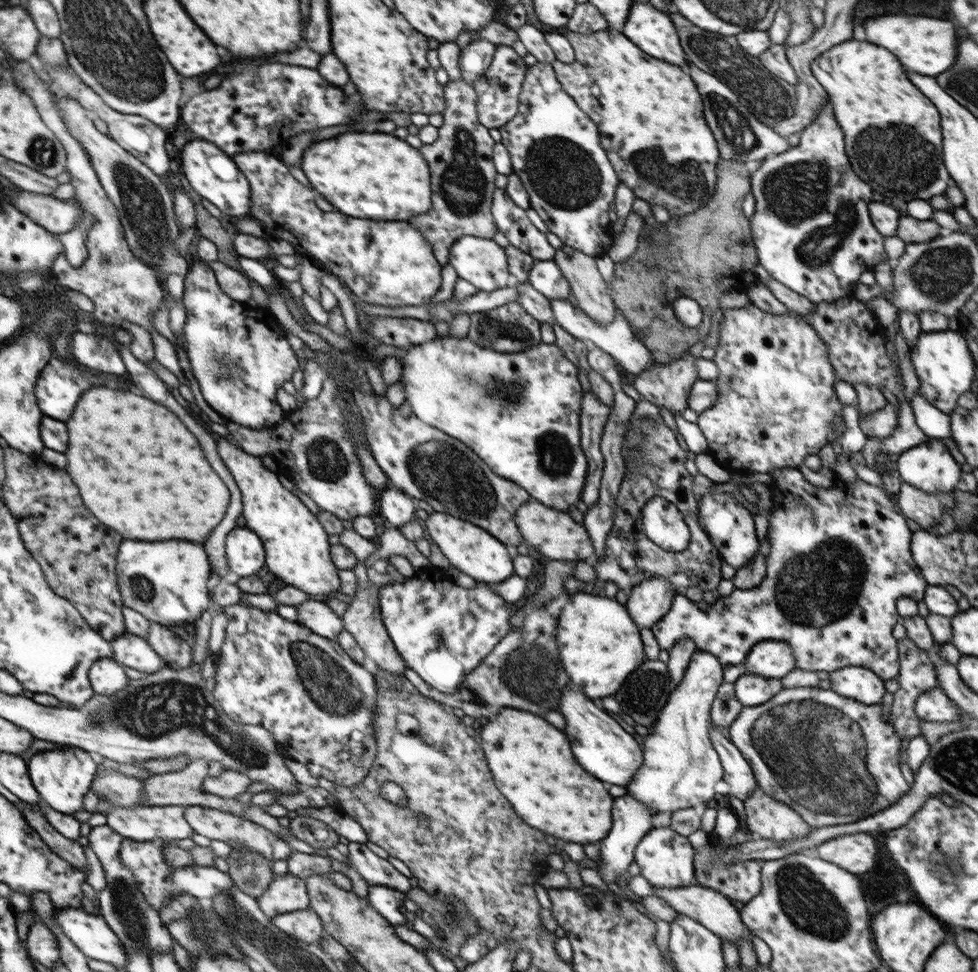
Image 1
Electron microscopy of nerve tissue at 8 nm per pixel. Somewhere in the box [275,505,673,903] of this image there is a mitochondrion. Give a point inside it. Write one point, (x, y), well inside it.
(331, 686)

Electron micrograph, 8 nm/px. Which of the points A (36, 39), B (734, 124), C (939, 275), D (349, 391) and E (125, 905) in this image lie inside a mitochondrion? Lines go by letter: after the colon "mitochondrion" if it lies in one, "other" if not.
A: other
B: mitochondrion
C: mitochondrion
D: other
E: mitochondrion

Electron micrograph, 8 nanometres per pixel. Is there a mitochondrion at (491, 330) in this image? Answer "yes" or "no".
yes

